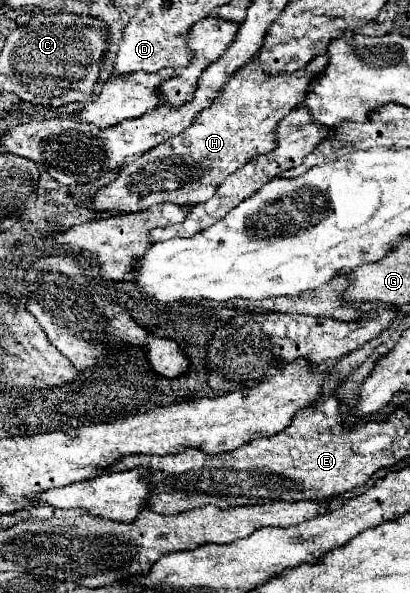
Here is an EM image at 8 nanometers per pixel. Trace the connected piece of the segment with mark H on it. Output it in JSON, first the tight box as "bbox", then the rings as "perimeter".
{"bbox":[93,54,327,212],"perimeter":[[[327,54],[313,58],[303,70],[295,74],[263,74],[263,68],[251,60],[237,74],[233,74],[225,90],[213,104],[197,114],[193,124],[179,136],[147,150],[137,160],[123,166],[119,178],[99,190],[93,198],[97,212],[141,212],[155,204],[199,204],[213,198],[217,186],[255,154],[275,150],[275,126],[303,102],[311,78],[323,72]]]}

